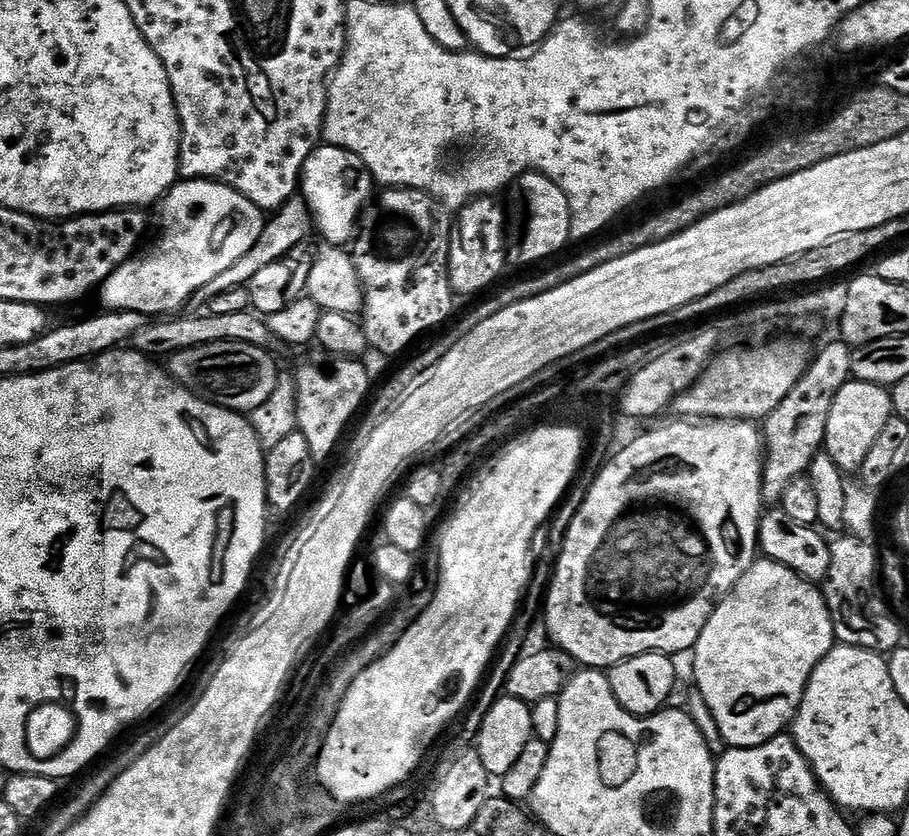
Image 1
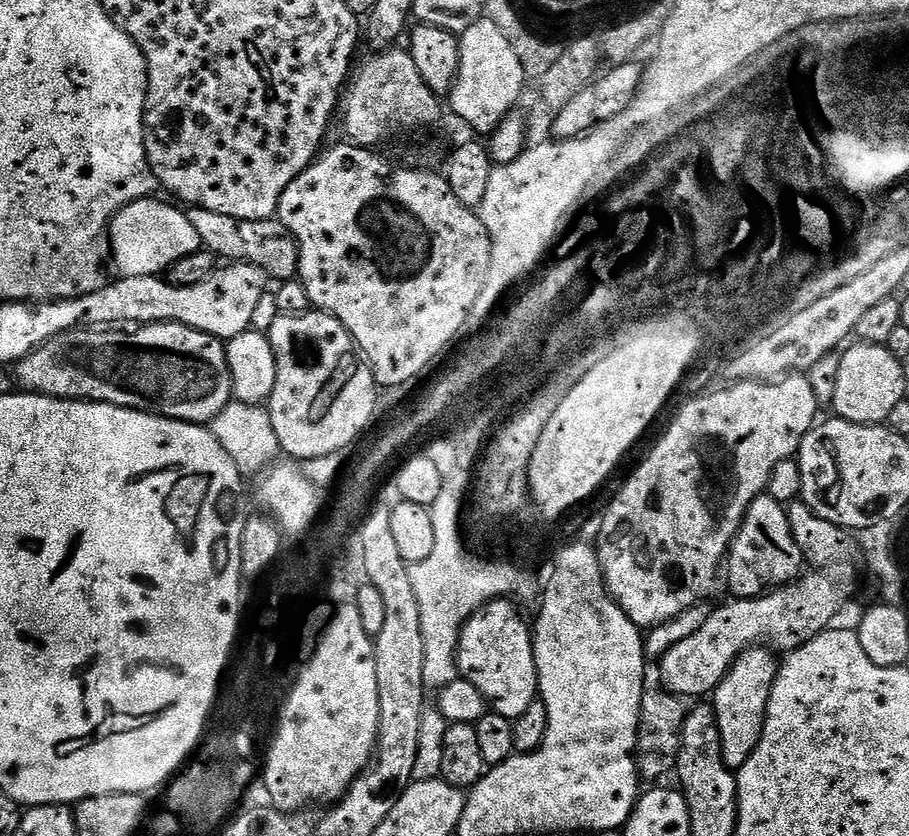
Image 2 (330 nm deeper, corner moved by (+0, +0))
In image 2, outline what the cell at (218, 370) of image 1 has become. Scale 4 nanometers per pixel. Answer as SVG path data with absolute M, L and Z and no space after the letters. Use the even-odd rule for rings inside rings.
M171 322L146 324L131 330L97 330L92 326L77 326L70 332L59 332L18 361L14 380L25 392L57 396L63 400L92 400L96 404L137 408L140 412L153 412L156 416L169 416L172 420L186 420L190 424L207 425L233 399L225 341Z

